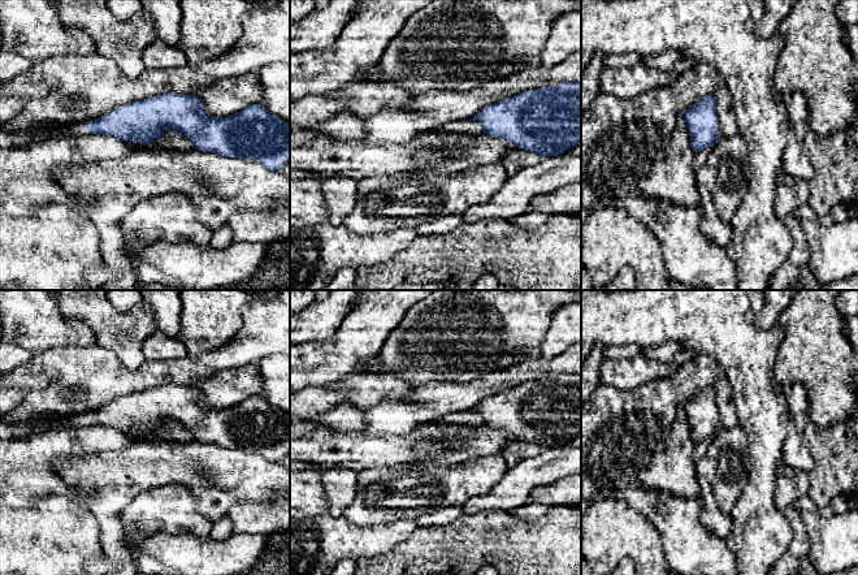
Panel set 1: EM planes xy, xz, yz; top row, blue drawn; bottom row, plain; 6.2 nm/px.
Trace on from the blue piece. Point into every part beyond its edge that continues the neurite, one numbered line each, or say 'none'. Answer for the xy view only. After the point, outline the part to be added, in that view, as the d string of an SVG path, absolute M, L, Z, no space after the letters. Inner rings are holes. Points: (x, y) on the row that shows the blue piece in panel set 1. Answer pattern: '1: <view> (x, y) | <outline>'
1: xy (56, 130) | M78 122L74 125L42 125L30 130L23 130L17 133L17 135L22 137L34 137L34 138L62 138L62 137L81 137L87 135L88 130L86 127L86 122Z

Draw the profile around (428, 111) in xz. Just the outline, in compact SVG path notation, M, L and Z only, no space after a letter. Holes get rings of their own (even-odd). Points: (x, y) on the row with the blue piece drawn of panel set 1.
M581 52L571 55L552 68L529 66L468 91L432 88L426 92L411 94L408 107L389 105L368 117L341 112L311 129L335 139L402 143L420 133L442 130L452 121L471 118L481 109L520 92L552 87L560 82L581 82Z

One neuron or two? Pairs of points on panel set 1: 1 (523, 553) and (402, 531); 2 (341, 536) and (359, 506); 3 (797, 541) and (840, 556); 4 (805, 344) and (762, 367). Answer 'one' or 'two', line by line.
1: two
2: two
3: two
4: two

